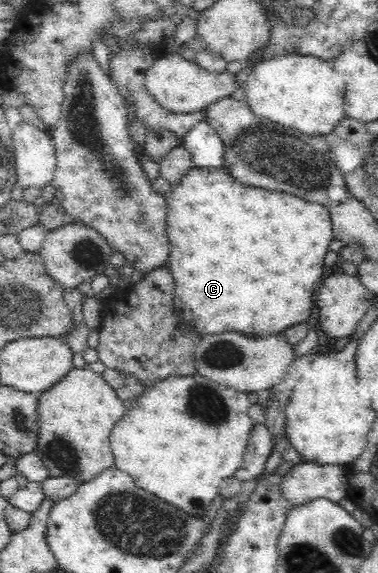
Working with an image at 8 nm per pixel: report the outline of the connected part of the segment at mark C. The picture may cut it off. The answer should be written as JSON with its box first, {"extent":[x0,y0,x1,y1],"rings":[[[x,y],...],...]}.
{"extent":[166,168,335,336],"rings":[[[195,168],[172,185],[172,190],[166,194],[166,230],[170,236],[173,247],[170,251],[170,261],[167,265],[172,273],[174,289],[174,307],[178,315],[185,320],[190,327],[193,327],[199,335],[219,334],[223,331],[243,331],[249,335],[271,336],[282,333],[287,327],[301,323],[311,317],[317,287],[323,279],[325,273],[325,253],[329,251],[329,243],[335,239],[330,211],[321,203],[309,203],[299,196],[271,191],[262,187],[247,186],[238,182],[232,175],[227,175],[217,168]]]}

